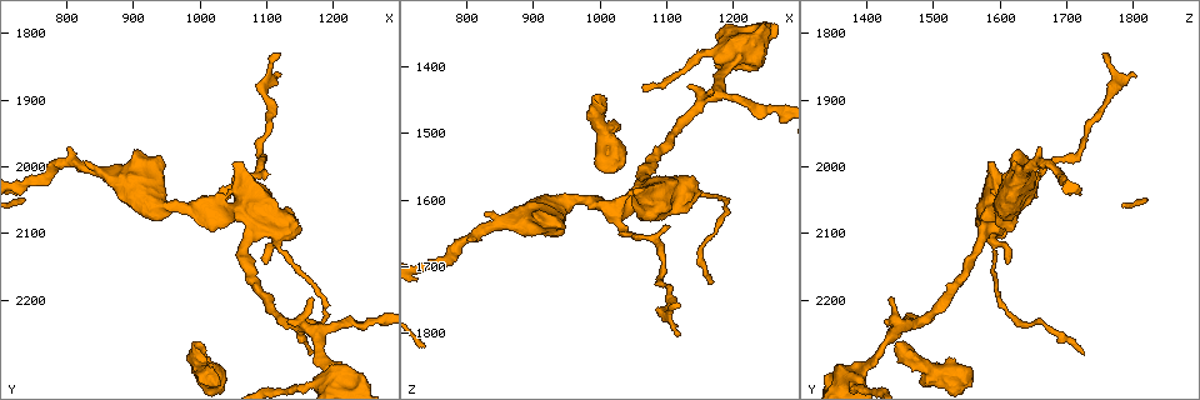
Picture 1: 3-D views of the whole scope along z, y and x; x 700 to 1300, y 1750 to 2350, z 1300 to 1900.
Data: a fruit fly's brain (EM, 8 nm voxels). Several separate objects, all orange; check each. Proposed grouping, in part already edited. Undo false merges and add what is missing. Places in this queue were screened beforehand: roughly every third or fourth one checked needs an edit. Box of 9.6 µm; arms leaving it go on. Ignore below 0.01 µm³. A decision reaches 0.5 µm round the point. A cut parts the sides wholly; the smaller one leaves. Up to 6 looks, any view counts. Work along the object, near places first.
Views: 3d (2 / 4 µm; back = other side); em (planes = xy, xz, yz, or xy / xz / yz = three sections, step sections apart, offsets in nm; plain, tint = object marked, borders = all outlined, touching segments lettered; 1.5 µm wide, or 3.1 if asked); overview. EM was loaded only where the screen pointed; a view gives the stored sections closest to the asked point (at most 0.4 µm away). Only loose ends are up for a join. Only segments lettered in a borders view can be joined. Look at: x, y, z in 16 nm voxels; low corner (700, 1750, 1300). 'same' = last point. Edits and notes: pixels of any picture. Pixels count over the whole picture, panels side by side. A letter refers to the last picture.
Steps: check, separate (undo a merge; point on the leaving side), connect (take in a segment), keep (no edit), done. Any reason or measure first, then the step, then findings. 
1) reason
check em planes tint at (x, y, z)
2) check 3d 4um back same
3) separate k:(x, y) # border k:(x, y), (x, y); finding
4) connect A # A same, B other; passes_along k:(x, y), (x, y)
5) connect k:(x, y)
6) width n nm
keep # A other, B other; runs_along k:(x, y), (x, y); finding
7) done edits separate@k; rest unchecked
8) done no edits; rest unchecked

branch stops here
check 3d 2um at (1115, 1830, 1760)

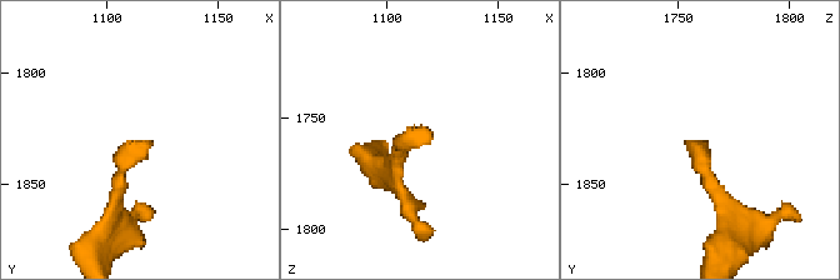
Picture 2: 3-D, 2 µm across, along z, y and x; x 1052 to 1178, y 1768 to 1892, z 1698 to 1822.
need the tissue
check em xy step 4 borders at (1118, 1833, 1754)

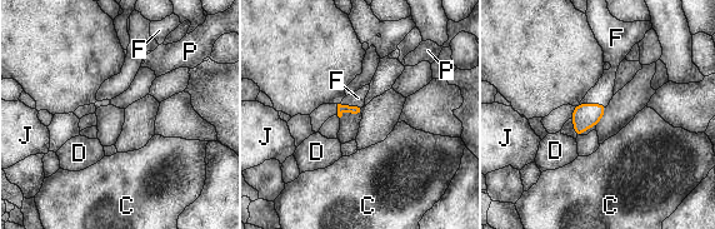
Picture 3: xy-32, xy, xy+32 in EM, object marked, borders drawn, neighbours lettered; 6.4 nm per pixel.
connect F # C other, D other, F same, J other, P other; it goes on there

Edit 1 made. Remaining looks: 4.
tapers out
check 3d 2um at (1165, 2280, 1725)

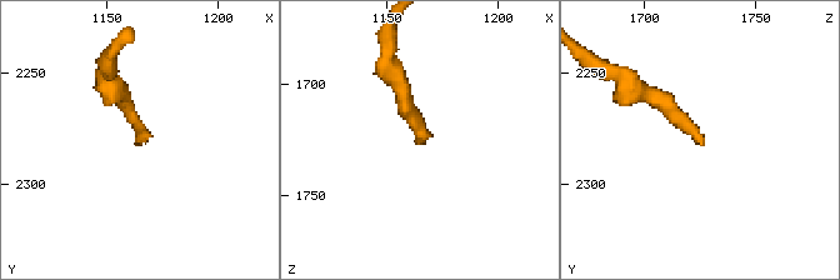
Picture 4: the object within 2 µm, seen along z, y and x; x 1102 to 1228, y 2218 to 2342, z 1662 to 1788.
need the tissue
check em planes tint at (1163, 2283, 1724)

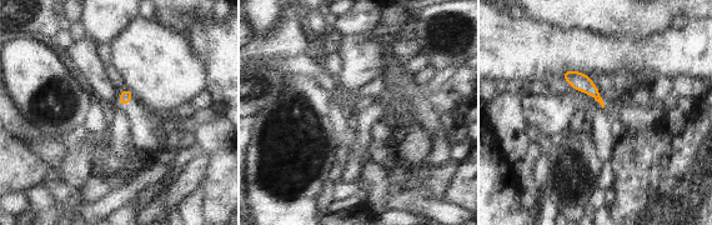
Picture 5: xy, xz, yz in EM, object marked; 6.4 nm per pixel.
what lies round it
check em planes borders same

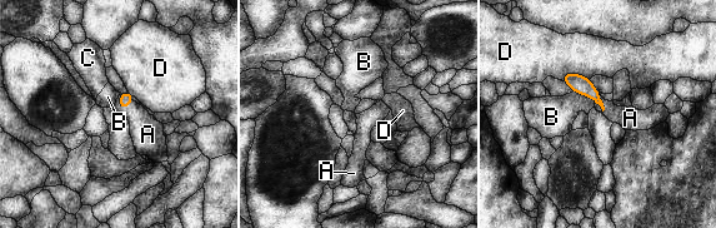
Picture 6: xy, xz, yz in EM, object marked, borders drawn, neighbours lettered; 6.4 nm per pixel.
width 80 nm
connect A # A same, B other, C other, D other; passes_along 6:(125, 99), (125, 108), (148, 134); the cell continues

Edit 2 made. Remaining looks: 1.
done edits connect@3, connect@6; rest unchecked

